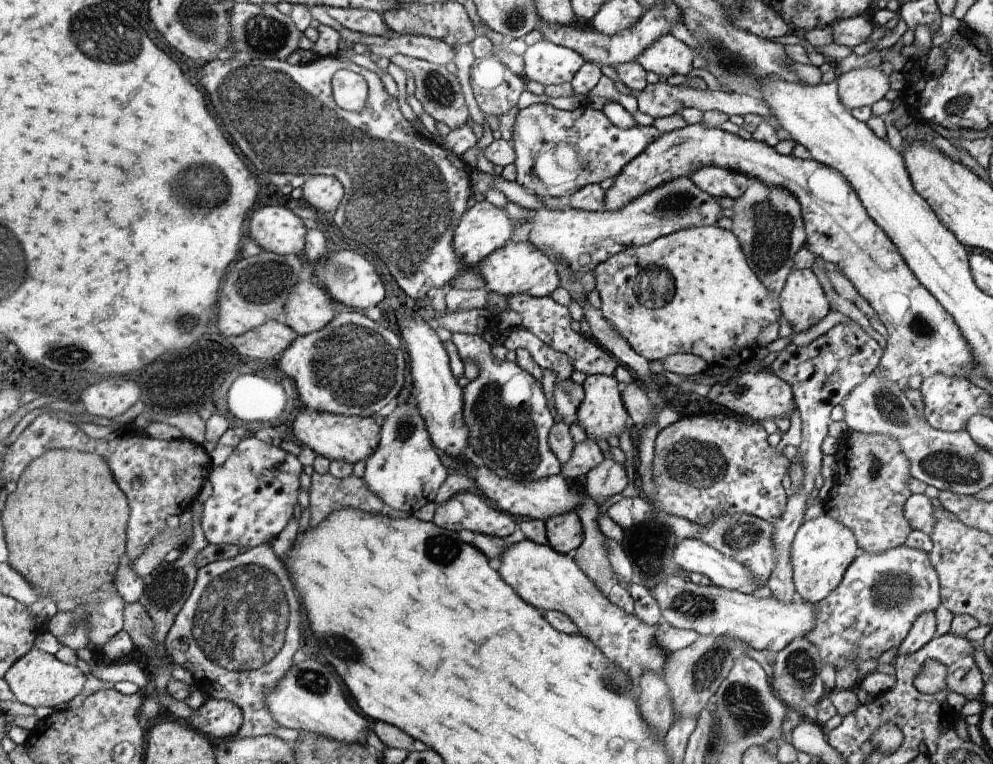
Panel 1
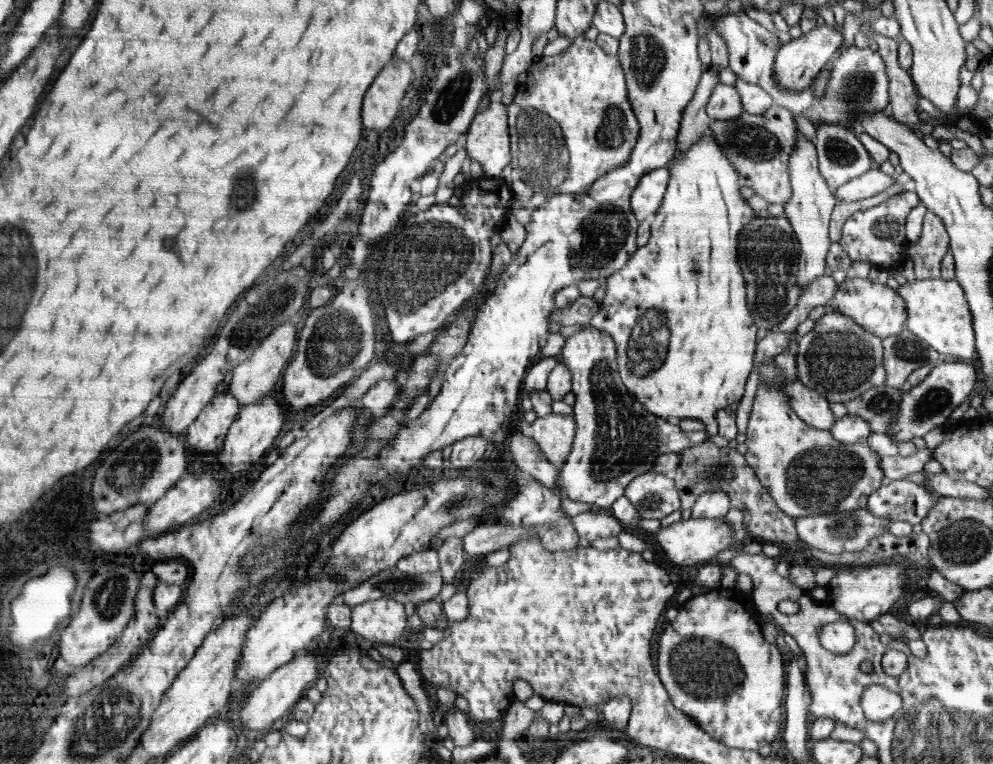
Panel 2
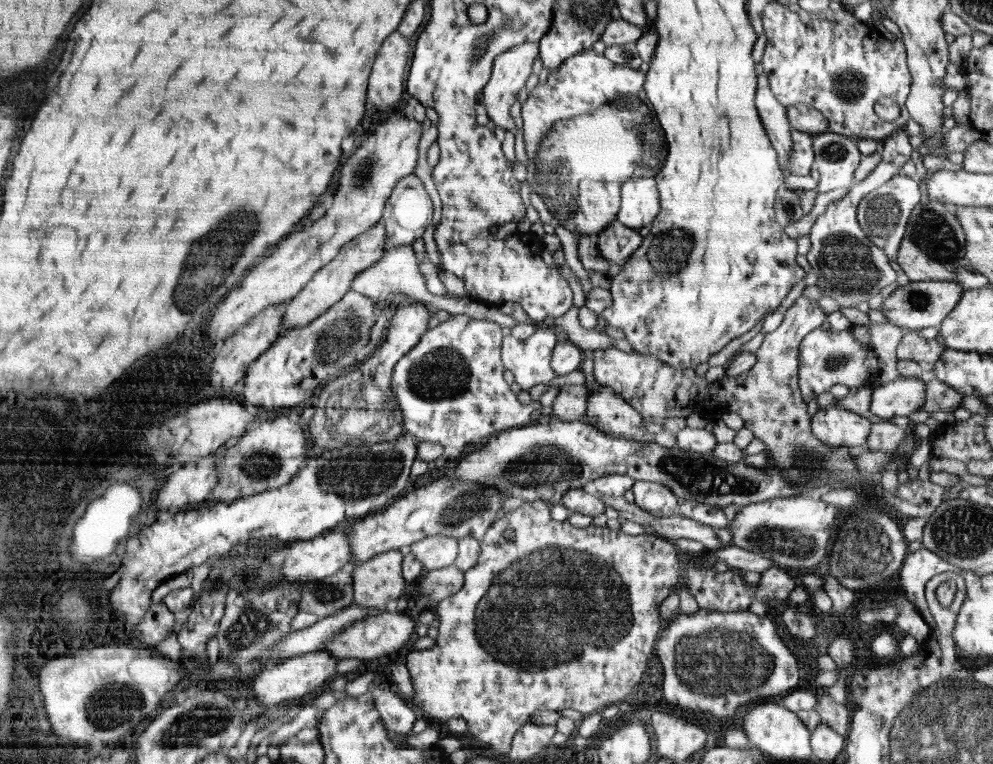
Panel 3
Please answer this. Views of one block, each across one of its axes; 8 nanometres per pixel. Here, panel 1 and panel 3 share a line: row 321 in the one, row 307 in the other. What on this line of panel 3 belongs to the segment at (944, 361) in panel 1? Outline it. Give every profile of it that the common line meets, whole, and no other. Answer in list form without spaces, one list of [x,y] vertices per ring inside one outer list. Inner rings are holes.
[[[953,280],[946,281],[910,281],[904,286],[899,286],[882,302],[882,314],[887,322],[899,326],[906,331],[922,330],[928,326],[938,328],[944,318],[950,314],[955,305],[960,301],[964,288]]]

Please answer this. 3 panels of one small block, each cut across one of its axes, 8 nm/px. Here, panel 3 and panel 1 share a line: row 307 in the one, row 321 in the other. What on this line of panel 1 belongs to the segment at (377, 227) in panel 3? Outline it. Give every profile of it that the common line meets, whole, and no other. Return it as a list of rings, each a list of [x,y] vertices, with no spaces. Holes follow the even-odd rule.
[[[311,281],[298,282],[289,291],[285,314],[280,320],[293,327],[299,335],[312,334],[322,330],[336,316],[336,306],[326,290]]]

